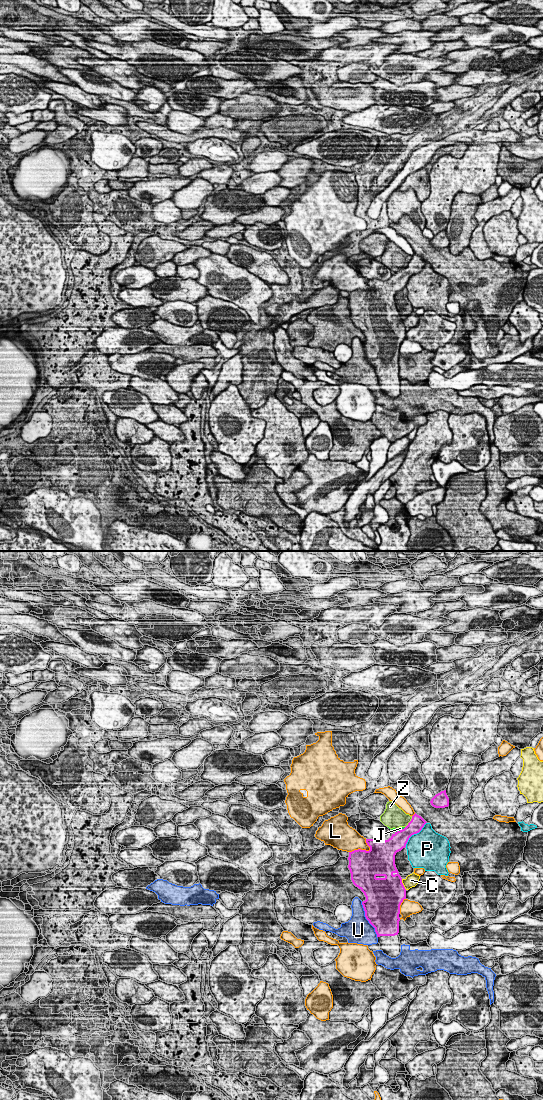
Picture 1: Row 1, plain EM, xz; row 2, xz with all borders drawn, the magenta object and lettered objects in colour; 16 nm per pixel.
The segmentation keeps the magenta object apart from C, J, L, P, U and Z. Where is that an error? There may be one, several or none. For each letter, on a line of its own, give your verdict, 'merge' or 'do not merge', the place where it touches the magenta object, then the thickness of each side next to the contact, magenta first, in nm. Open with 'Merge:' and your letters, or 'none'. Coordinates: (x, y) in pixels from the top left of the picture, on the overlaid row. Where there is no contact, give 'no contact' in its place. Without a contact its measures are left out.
Merge: none
C: do not merge; contact xz (402, 884); calibres 500 and 200 nm
J: do not merge; contact xz (400, 830); calibres 280 and 60 nm
L: do not merge; contact xz (360, 849); calibres 460 and 380 nm
P: do not merge; contact xz (414, 833); calibres 240 and 460 nm
U: do not merge; contact xz (366, 918); calibres 480 and 420 nm
Z: do not merge; contact xz (409, 822); calibres 240 and 340 nm

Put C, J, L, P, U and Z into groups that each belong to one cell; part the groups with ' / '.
C / J Z / L / P / U

